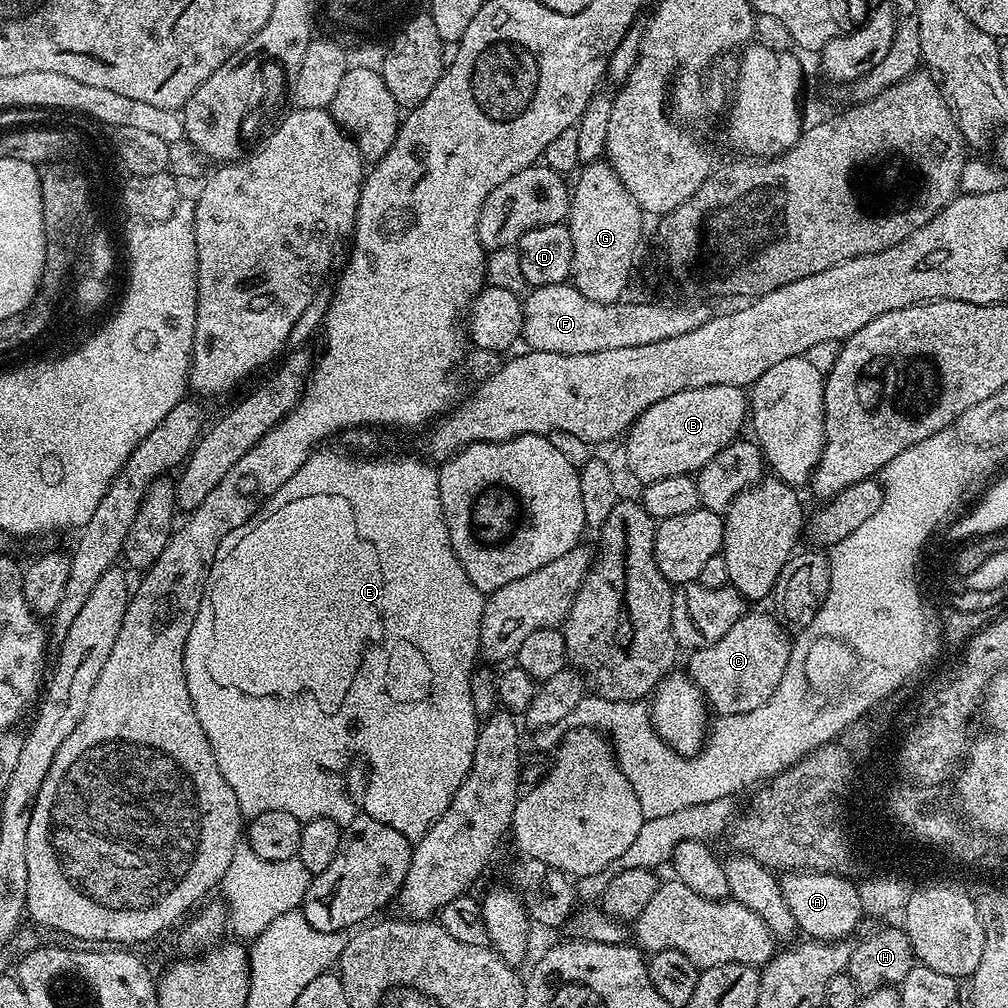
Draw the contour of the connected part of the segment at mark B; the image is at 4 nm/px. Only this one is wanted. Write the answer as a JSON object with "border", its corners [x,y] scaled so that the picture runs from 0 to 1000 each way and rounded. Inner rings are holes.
{"border":[[[696,383],[688,387],[677,387],[673,391],[665,391],[665,395],[657,395],[657,399],[649,399],[649,403],[645,403],[638,411],[627,420],[627,424],[621,429],[621,438],[619,448],[623,451],[623,464],[629,471],[635,475],[636,481],[644,480],[645,478],[653,478],[653,474],[669,474],[670,472],[687,472],[694,467],[696,462],[700,462],[700,458],[704,458],[704,454],[708,454],[708,450],[712,450],[712,446],[716,446],[725,440],[727,437],[735,432],[734,424],[740,421],[740,414],[744,409],[744,397],[740,392],[738,385],[729,385],[728,383]]]}

